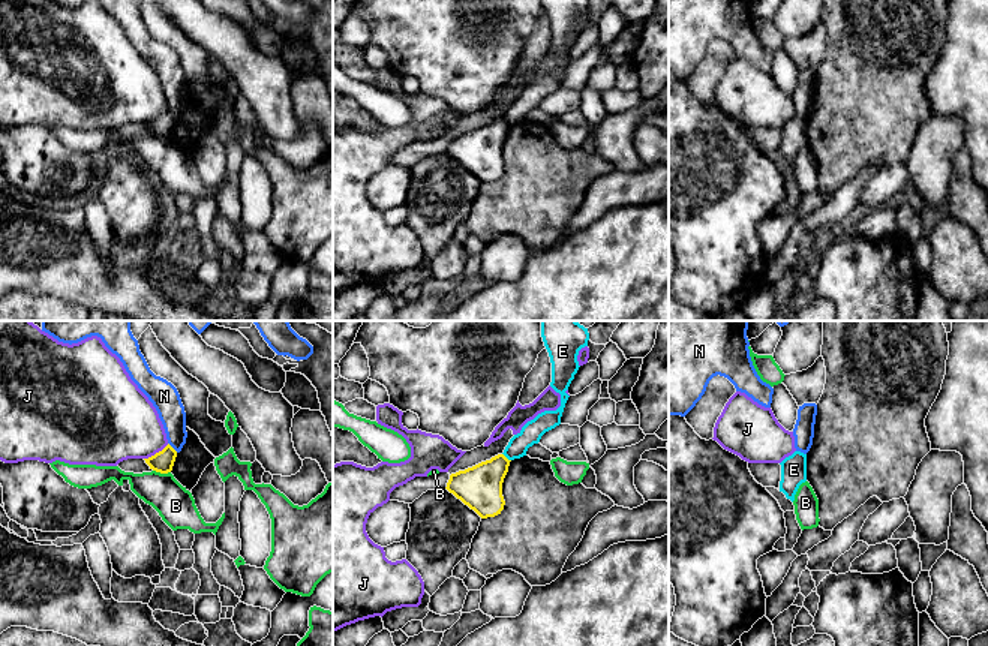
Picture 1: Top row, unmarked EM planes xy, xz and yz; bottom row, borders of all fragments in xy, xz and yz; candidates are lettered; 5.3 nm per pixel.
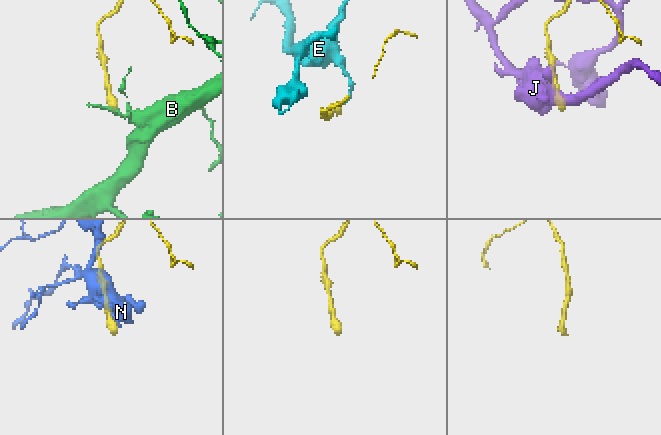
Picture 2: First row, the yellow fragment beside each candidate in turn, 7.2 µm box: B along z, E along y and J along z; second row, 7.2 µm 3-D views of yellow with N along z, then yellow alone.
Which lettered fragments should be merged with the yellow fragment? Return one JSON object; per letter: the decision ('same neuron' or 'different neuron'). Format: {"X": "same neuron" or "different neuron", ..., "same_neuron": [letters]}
{"B": "different neuron", "E": "different neuron", "J": "different neuron", "N": "different neuron", "same_neuron": []}

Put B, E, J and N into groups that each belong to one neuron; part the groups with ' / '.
B / E / J / N

